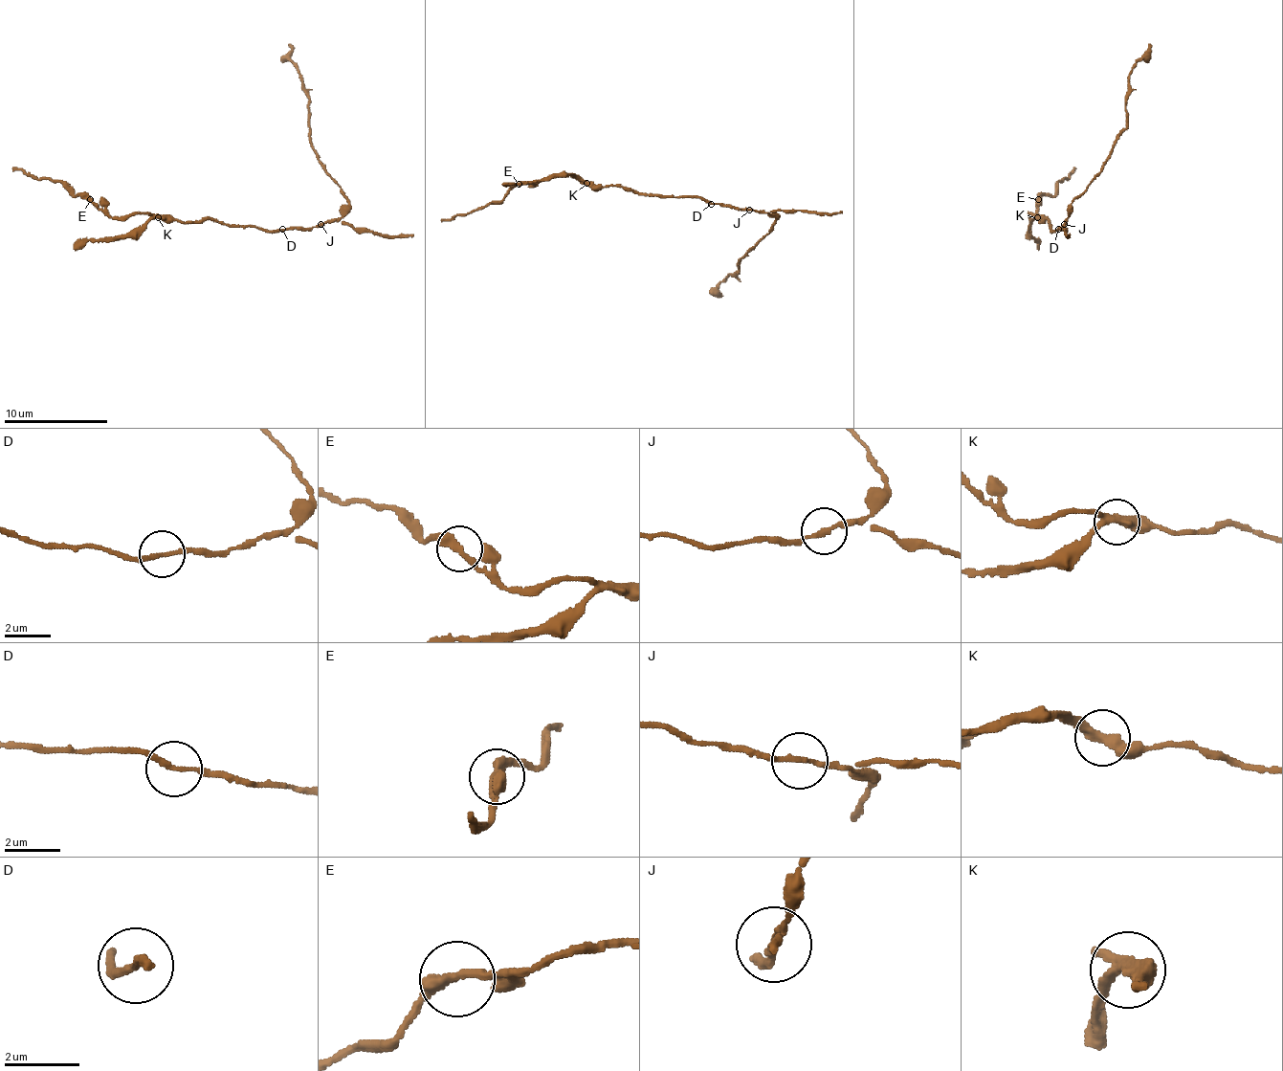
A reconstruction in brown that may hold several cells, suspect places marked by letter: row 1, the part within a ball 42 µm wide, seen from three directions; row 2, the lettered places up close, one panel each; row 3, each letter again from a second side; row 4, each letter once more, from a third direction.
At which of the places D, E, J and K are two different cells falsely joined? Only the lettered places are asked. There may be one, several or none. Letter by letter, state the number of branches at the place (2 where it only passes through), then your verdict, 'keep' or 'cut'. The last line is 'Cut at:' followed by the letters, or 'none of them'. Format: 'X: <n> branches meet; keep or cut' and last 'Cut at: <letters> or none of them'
D: 2 branches meet; keep
E: 2 branches meet; keep
J: 2 branches meet; cut
K: 3 branches meet; cut
Cut at: J, K

